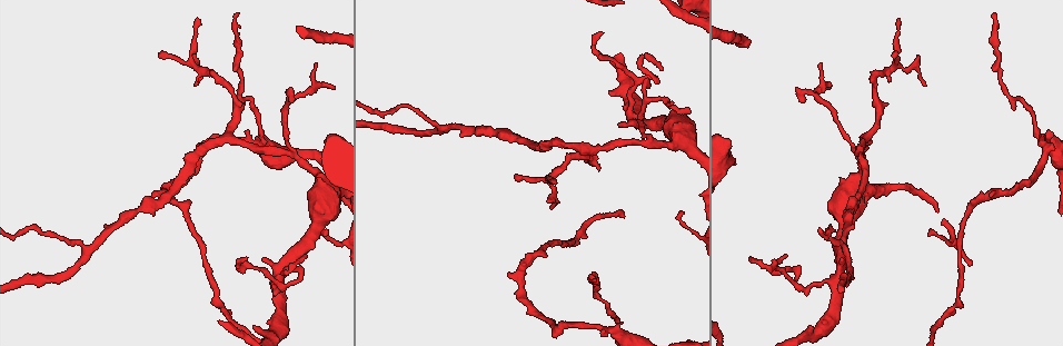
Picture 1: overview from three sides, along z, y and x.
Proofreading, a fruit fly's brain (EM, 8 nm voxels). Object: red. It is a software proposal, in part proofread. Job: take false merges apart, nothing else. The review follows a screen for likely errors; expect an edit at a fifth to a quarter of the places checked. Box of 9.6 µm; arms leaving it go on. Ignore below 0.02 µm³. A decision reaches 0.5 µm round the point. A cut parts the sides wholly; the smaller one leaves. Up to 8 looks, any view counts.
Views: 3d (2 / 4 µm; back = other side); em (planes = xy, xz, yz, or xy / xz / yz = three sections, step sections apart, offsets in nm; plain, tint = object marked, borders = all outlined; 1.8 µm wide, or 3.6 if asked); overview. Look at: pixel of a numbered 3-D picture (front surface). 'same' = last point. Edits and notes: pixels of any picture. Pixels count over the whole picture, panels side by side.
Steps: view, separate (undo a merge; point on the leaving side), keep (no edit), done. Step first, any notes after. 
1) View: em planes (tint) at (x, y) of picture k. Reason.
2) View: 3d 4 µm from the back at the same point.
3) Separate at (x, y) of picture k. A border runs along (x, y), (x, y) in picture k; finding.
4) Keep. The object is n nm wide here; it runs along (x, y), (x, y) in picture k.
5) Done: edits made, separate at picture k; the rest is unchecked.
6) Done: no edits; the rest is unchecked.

View: 3d 4 µm at (193, 68) of picture 1. Abrupt turn.

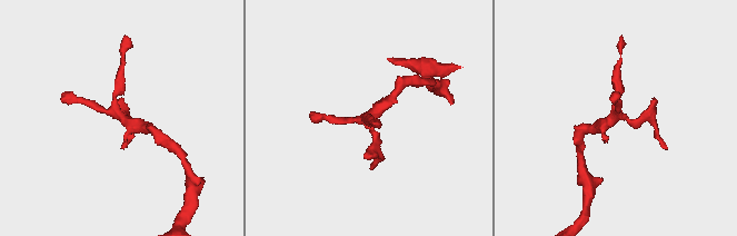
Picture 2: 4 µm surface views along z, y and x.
View: em planes (tint) at (610, 116) of picture 2. Shape alone is not enough.

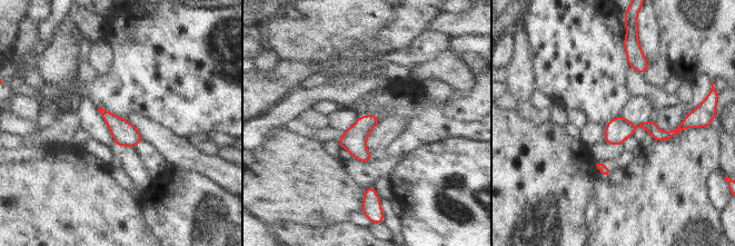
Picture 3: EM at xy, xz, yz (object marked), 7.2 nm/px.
Keep. Continuous, no second cell.

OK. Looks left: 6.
View: 3d 2 µm from the back at (654, 144) of picture 1. Arms part here.

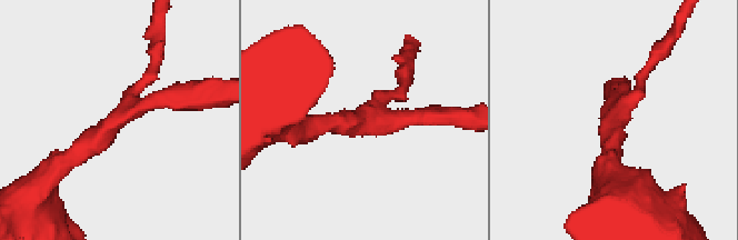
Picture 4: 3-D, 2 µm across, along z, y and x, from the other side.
View: em planes (tint) at (122, 120) of picture 4. 3 arms meet here; need the tissue.

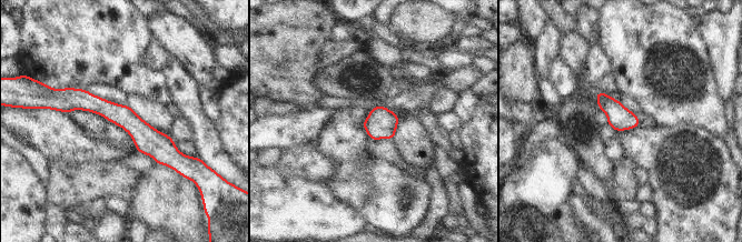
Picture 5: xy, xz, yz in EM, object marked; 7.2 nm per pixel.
Keep. It runs along (60, 107), (98, 104), (181, 158) in picture 5; continuous, no second cell.

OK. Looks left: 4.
View: 3d 2 µm at (639, 79) of picture 1.

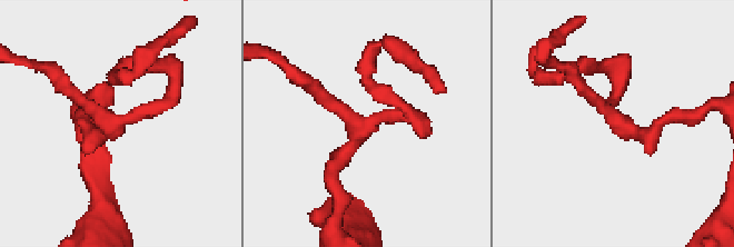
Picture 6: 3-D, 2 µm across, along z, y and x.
View: em planes (tint) at (362, 126) of picture 6. Now the EM.

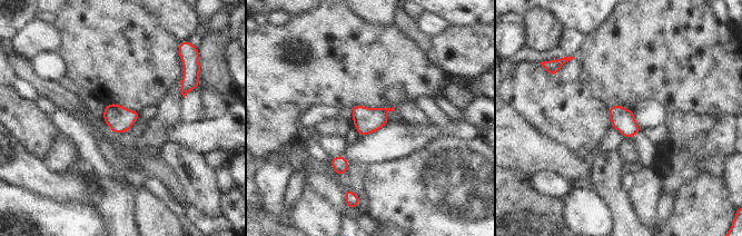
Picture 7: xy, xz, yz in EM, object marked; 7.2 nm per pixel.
Keep. The object is 160 nm wide here; all the same cell.

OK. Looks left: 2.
Done: no edits; the rest is unchecked.

